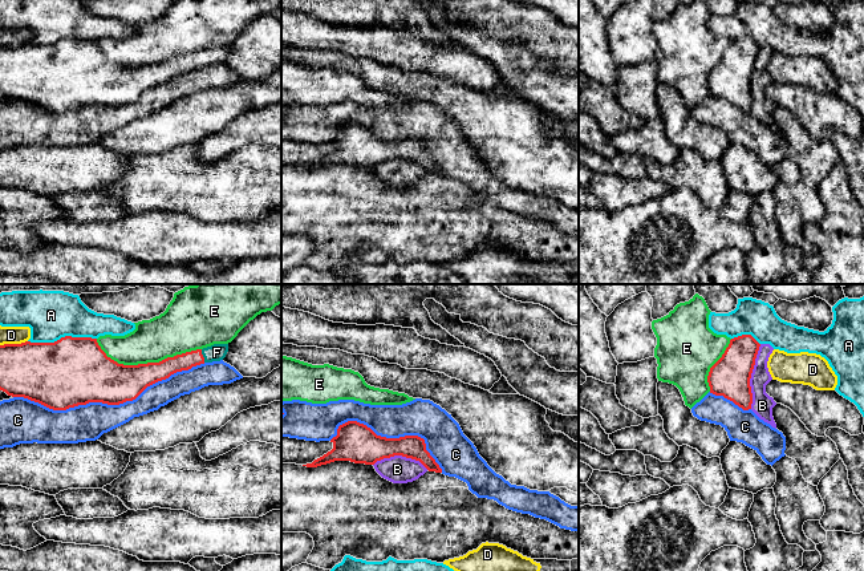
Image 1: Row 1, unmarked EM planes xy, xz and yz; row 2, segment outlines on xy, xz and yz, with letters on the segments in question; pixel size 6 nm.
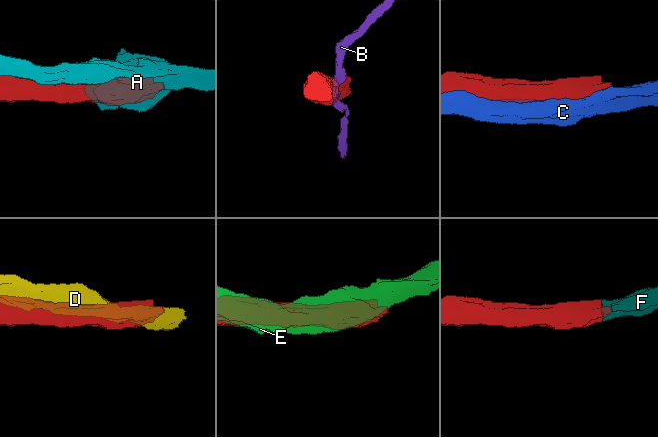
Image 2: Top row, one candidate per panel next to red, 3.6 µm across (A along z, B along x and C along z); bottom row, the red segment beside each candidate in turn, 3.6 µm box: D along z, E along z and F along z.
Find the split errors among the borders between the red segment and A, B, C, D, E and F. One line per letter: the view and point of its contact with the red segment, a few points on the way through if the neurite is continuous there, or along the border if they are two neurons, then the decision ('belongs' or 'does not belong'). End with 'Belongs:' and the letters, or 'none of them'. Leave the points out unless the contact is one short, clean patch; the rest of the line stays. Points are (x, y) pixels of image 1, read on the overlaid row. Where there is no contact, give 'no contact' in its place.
A: contact xy (61, 337); does not belong
B: contact yz (750, 376); does not belong
C: contact xy (109, 404); does not belong
D: contact xy (13, 344); does not belong
E: contact xy (146, 364); does not belong
F: contact xy (202, 356); belongs
Belongs: F

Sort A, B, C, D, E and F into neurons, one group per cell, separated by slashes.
A / B / C / D / E / F

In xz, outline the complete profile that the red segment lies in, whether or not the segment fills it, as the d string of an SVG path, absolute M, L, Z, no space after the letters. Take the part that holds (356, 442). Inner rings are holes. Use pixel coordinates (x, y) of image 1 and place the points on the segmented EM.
M357 421L338 426L337 436L330 440L333 449L312 463L303 466L317 467L334 461L374 465L377 461L402 455L419 461L429 471L442 473L442 469L426 450L425 440L418 436L386 438L377 436L370 428Z

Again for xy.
M92 337L4 344L0 345L0 390L53 410L89 402L119 405L177 372L220 361L227 352L228 344L214 344L159 363L123 365L108 357Z

